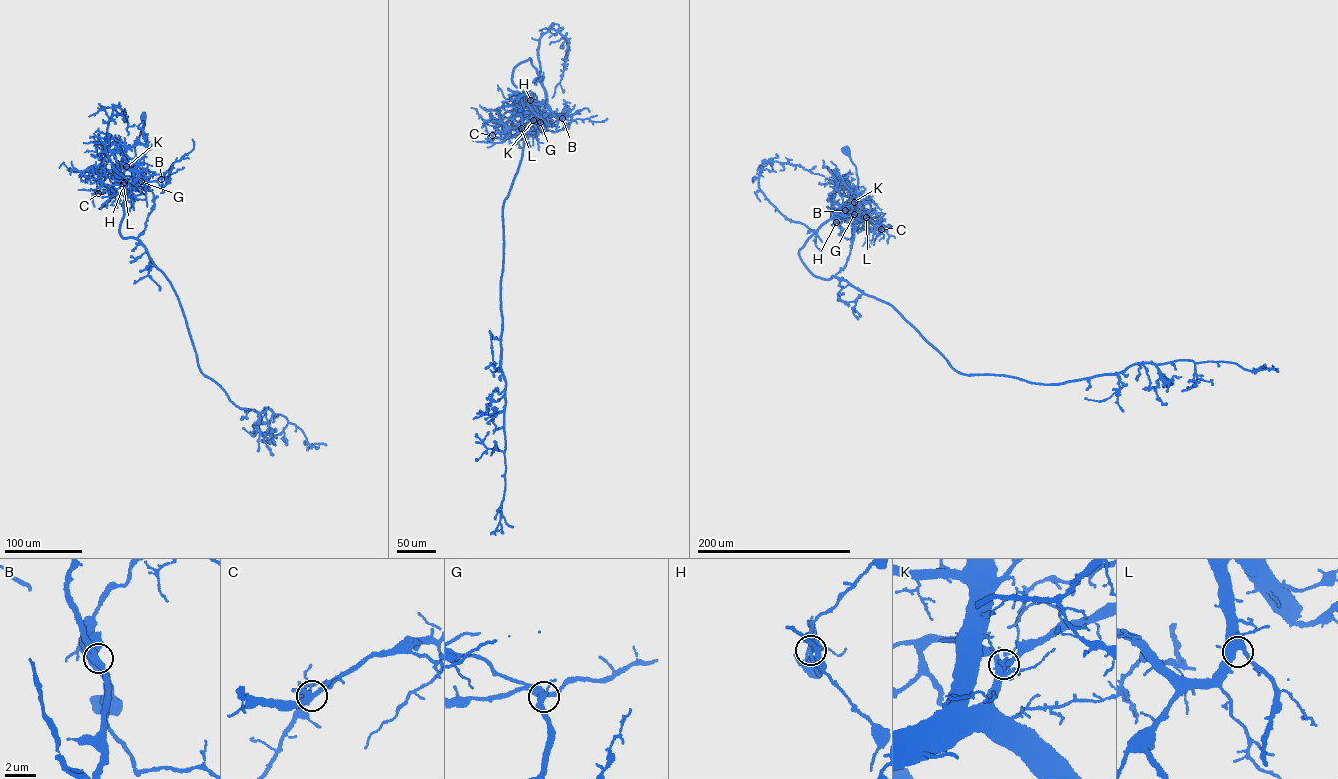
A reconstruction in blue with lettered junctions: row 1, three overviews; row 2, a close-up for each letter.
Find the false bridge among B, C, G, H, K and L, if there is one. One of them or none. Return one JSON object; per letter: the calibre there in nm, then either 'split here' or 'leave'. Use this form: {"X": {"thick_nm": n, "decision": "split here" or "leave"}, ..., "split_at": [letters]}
{"B": {"thick_nm": 360, "decision": "leave"}, "C": {"thick_nm": 340, "decision": "leave"}, "G": {"thick_nm": 440, "decision": "leave"}, "H": {"thick_nm": 300, "decision": "split here"}, "K": {"thick_nm": 400, "decision": "leave"}, "L": {"thick_nm": 480, "decision": "leave"}, "split_at": ["H"]}

